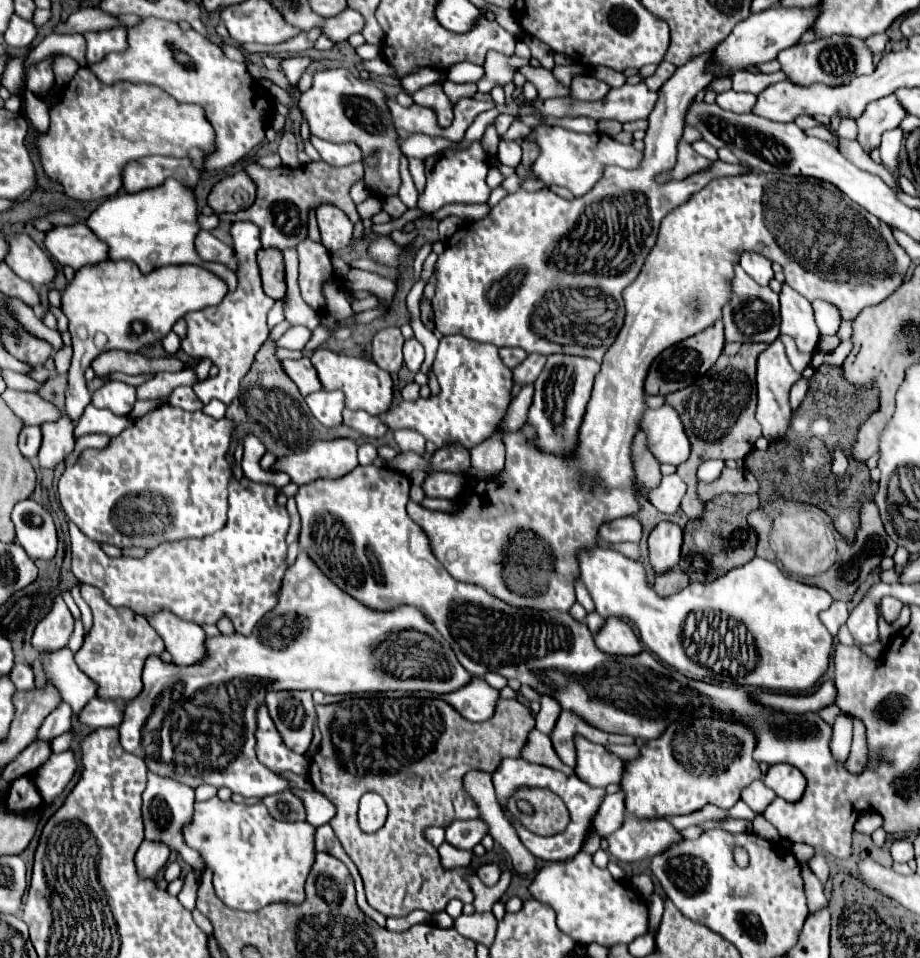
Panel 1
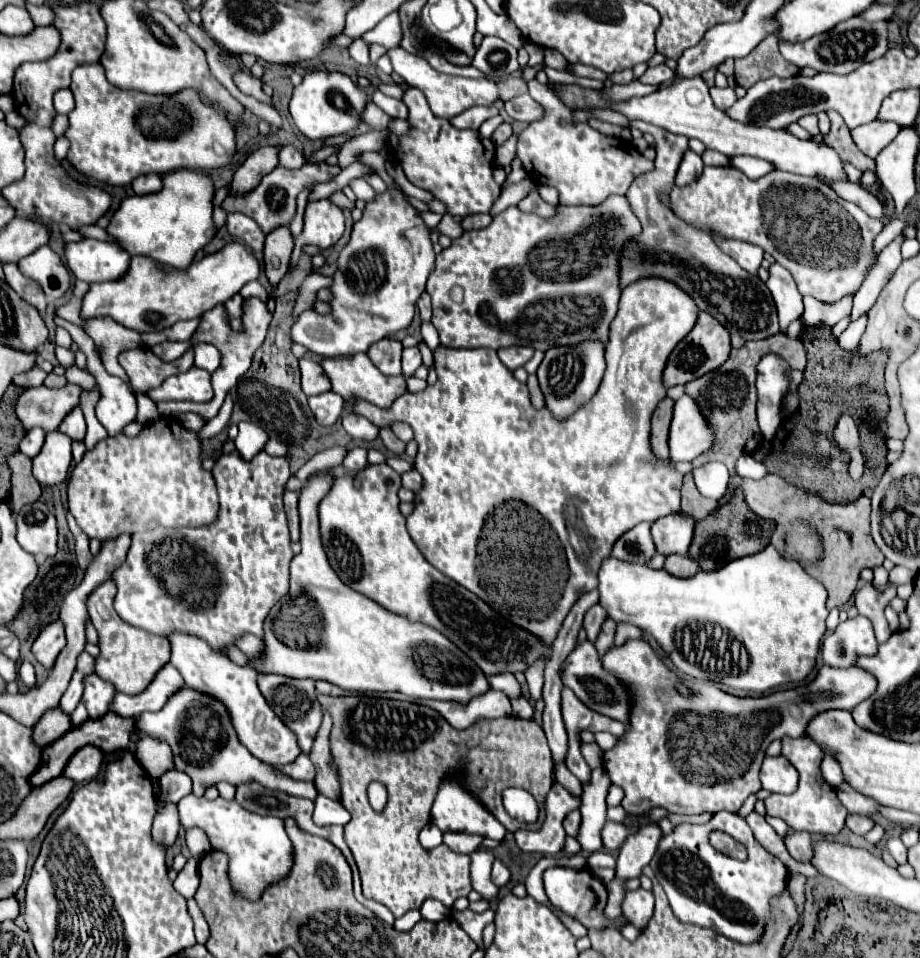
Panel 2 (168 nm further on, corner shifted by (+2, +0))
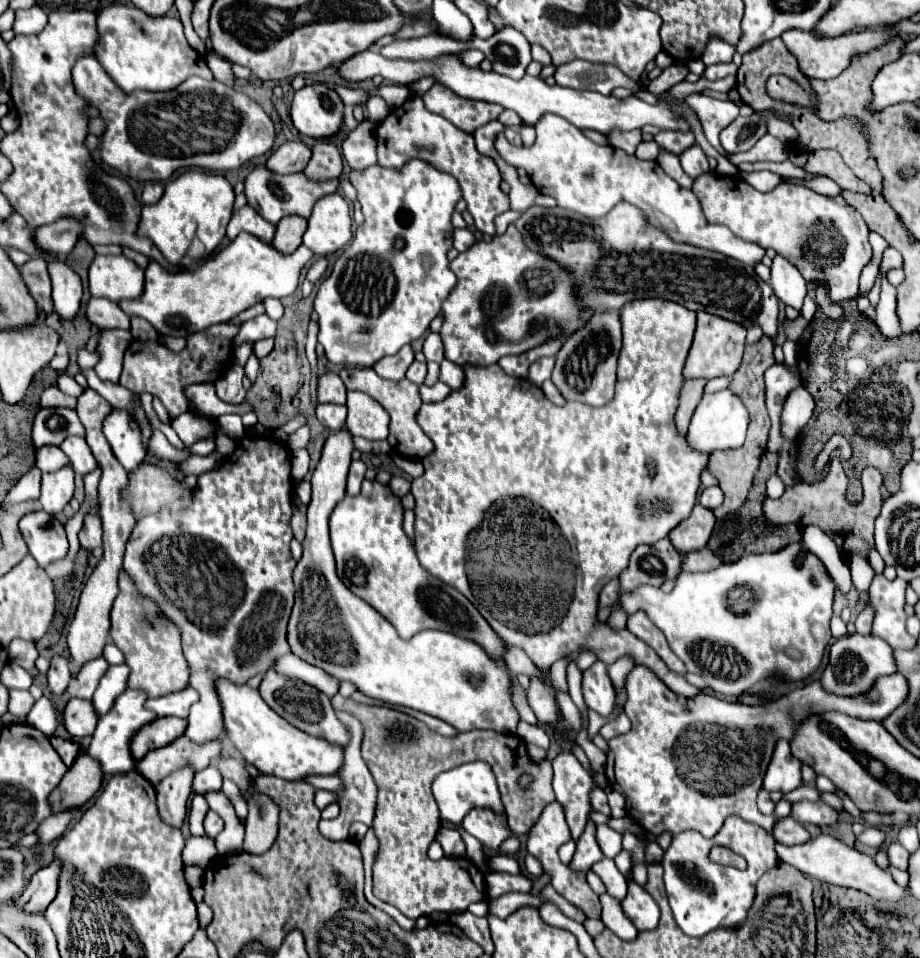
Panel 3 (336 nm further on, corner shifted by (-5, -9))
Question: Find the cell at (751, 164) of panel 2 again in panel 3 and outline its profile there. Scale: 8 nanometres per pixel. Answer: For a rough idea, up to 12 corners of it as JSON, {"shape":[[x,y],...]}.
{"shape":[[771,171],[741,173],[741,179],[757,191],[771,191],[783,183]]}

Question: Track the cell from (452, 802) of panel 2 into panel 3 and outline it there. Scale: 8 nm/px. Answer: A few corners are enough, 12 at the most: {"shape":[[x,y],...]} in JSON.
{"shape":[[483,761],[437,775],[441,819],[457,825],[475,807],[503,811]]}

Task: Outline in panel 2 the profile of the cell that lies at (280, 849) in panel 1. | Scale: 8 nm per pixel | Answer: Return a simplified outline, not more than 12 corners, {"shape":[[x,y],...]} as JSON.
{"shape":[[236,800],[178,802],[184,830],[228,856],[238,898],[256,902],[294,866],[284,820]]}

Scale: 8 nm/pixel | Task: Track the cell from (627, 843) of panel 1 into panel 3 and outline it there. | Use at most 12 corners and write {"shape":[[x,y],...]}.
{"shape":[[597,825],[595,837],[607,859],[621,851],[621,833]]}

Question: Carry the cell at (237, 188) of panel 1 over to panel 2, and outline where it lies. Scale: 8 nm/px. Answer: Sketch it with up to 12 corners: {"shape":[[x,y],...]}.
{"shape":[[264,146],[234,172],[228,190],[248,194],[278,166],[278,148]]}

